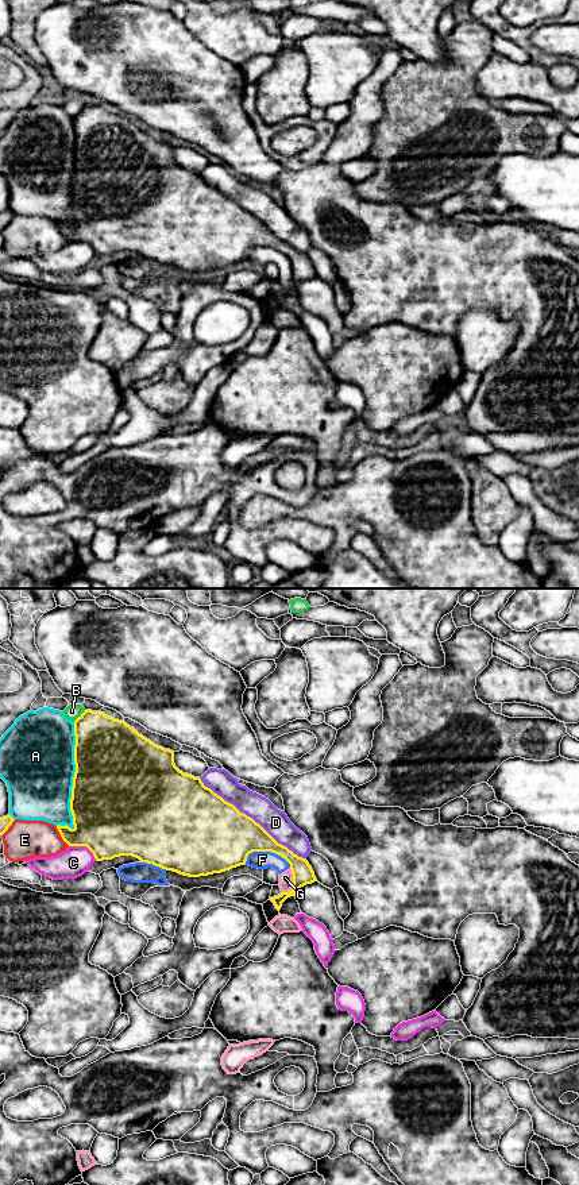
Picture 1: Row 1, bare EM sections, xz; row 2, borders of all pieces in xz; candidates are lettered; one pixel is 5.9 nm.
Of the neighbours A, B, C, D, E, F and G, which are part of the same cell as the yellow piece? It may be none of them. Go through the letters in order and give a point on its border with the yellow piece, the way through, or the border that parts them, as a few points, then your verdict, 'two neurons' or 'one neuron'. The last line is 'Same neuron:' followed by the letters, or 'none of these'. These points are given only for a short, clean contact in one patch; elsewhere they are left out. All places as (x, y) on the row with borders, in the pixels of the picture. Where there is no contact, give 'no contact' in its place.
A: xz (74, 776) | two neurons
B: xz (78, 717) | two neurons
C: xz (84, 845) | two neurons
D: xz (251, 818) | two neurons
E: xz (61, 836) | two neurons
F: xz (267, 850) | two neurons
G: xz (293, 883) | along xz (289, 868), (292, 887), (282, 892) | two neurons
Same neuron: none of these

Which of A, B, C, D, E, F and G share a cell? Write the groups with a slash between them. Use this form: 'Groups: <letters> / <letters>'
Groups: A / B / C / D / E / F G

